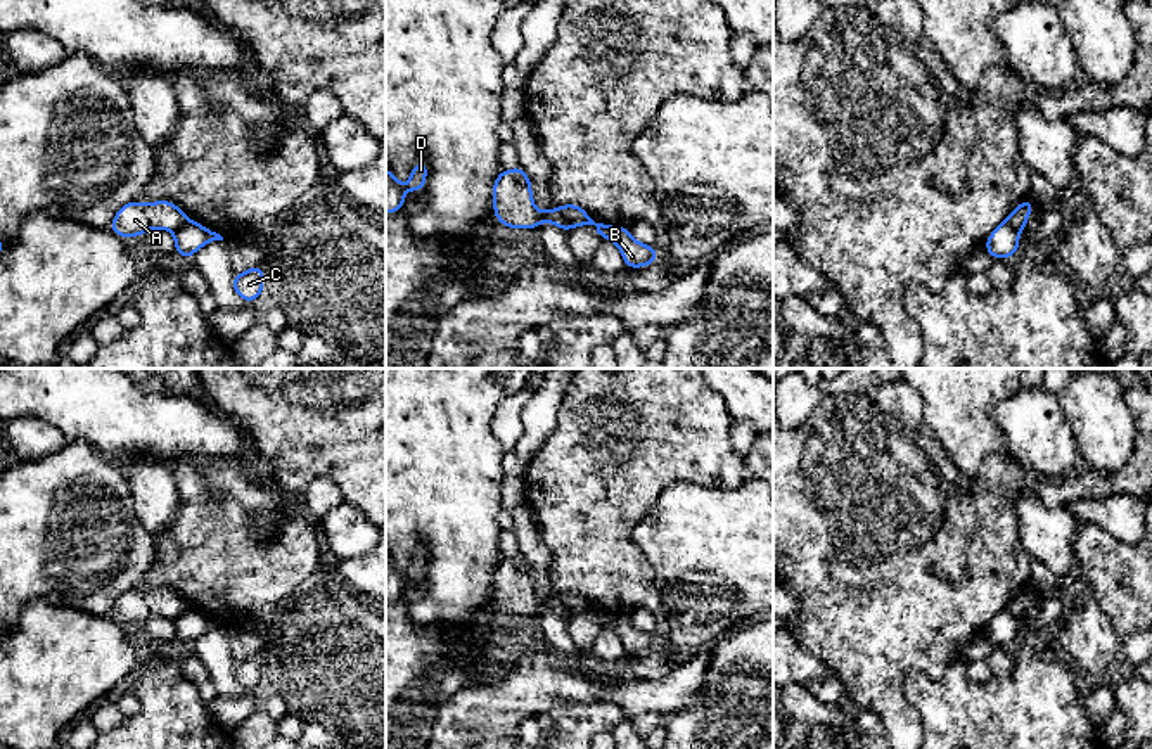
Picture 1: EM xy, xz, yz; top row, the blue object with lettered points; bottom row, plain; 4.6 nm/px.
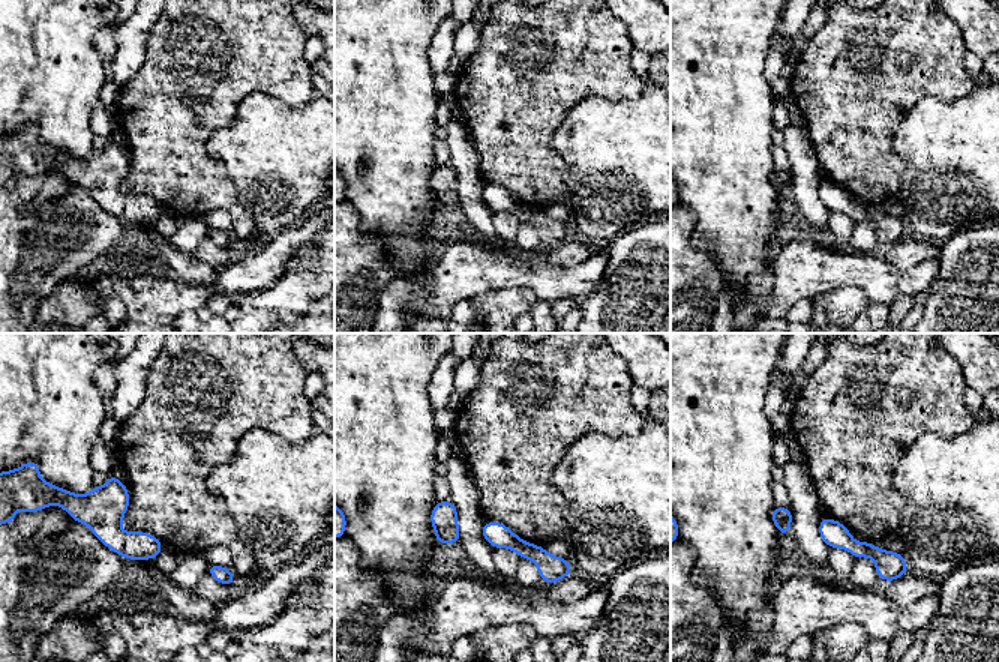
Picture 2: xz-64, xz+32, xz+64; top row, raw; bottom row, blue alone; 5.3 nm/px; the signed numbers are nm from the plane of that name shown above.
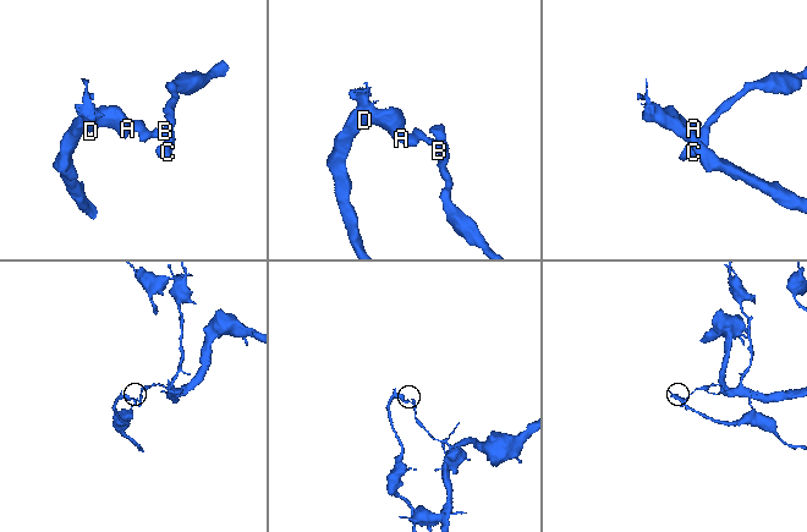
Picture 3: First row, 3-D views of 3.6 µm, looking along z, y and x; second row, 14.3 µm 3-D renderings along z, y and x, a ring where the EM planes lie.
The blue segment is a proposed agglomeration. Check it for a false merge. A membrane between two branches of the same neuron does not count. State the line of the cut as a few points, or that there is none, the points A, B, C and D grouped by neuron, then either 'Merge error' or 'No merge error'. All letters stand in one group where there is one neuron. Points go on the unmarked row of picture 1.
Split along xz (556, 595), (573, 614). Groups: A D / B C. Merge error

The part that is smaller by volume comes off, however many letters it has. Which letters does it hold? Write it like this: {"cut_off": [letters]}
{"cut_off": ["A", "D"]}

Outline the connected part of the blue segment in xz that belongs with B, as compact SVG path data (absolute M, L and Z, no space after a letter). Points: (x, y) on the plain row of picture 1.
M564 592L557 597L566 604L573 616L581 612L595 612L600 626L616 630L626 656L642 656L659 647L656 635L635 628L628 614L595 611L590 602L578 592Z

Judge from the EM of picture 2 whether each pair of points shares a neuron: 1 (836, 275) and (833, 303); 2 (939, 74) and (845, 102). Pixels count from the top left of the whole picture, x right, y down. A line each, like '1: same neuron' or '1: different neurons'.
1: different neurons
2: same neuron

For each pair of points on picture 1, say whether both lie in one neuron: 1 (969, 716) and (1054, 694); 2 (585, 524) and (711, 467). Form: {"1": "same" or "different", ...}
{"1": "same", "2": "same"}

